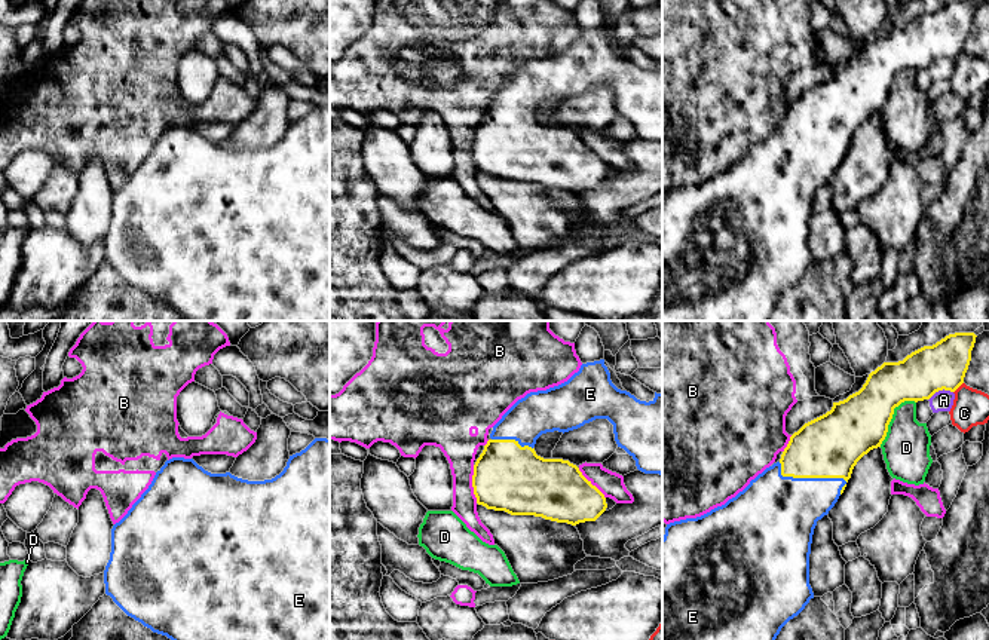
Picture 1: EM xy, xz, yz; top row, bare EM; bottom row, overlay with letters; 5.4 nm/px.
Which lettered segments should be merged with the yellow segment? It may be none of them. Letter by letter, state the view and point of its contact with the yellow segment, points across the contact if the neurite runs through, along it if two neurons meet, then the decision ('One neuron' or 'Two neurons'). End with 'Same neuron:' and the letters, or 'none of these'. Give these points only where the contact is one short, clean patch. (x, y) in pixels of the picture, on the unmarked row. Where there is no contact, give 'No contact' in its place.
A: Touches yellow at yz (940, 57). Two neurons
B: Touches yellow at xz (472, 152). Two neurons
C: Touches yellow at yz (958, 54). Two neurons
D: Touches yellow at yz (891, 85). Two neurons
E: Touches yellow at yz (808, 144). Two neurons
Same neuron: none of these

